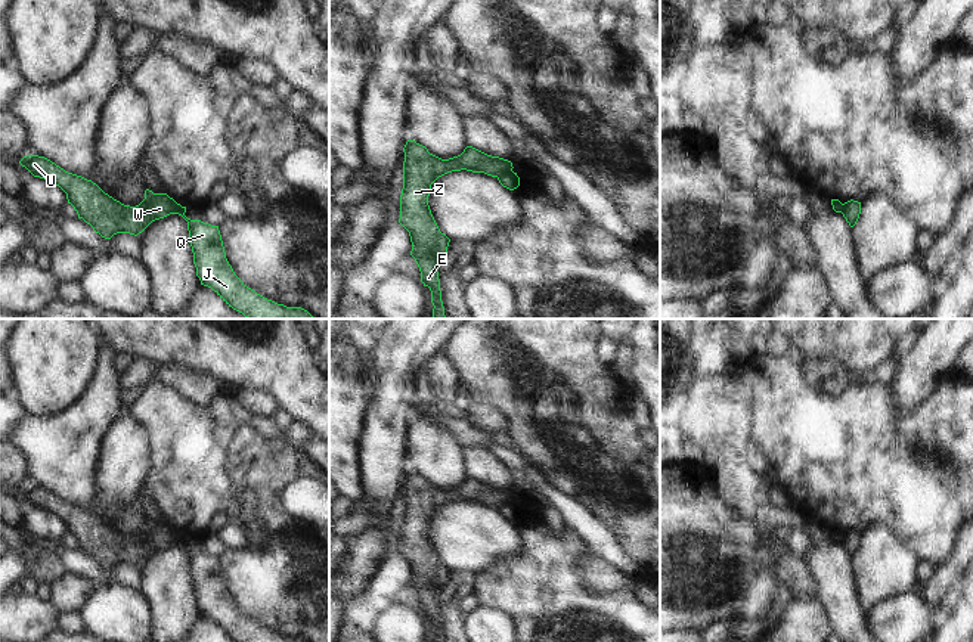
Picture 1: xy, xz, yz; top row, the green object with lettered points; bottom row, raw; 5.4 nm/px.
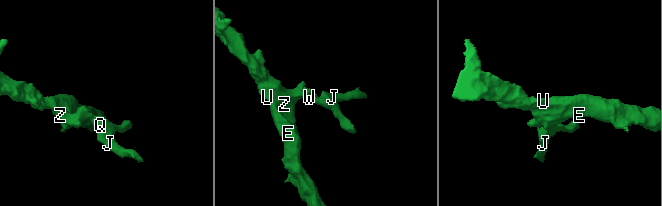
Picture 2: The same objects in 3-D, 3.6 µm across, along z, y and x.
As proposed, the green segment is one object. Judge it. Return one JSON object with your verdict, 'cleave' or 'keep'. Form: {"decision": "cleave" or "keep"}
{"decision": "cleave"}

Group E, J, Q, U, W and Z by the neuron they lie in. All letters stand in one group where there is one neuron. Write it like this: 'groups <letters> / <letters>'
groups E U W Z / J Q

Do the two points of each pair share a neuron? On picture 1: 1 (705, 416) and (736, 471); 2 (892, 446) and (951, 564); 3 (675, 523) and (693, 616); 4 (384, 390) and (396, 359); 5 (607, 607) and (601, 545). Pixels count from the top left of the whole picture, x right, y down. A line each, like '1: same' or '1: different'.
1: same
2: different
3: same
4: same
5: different

